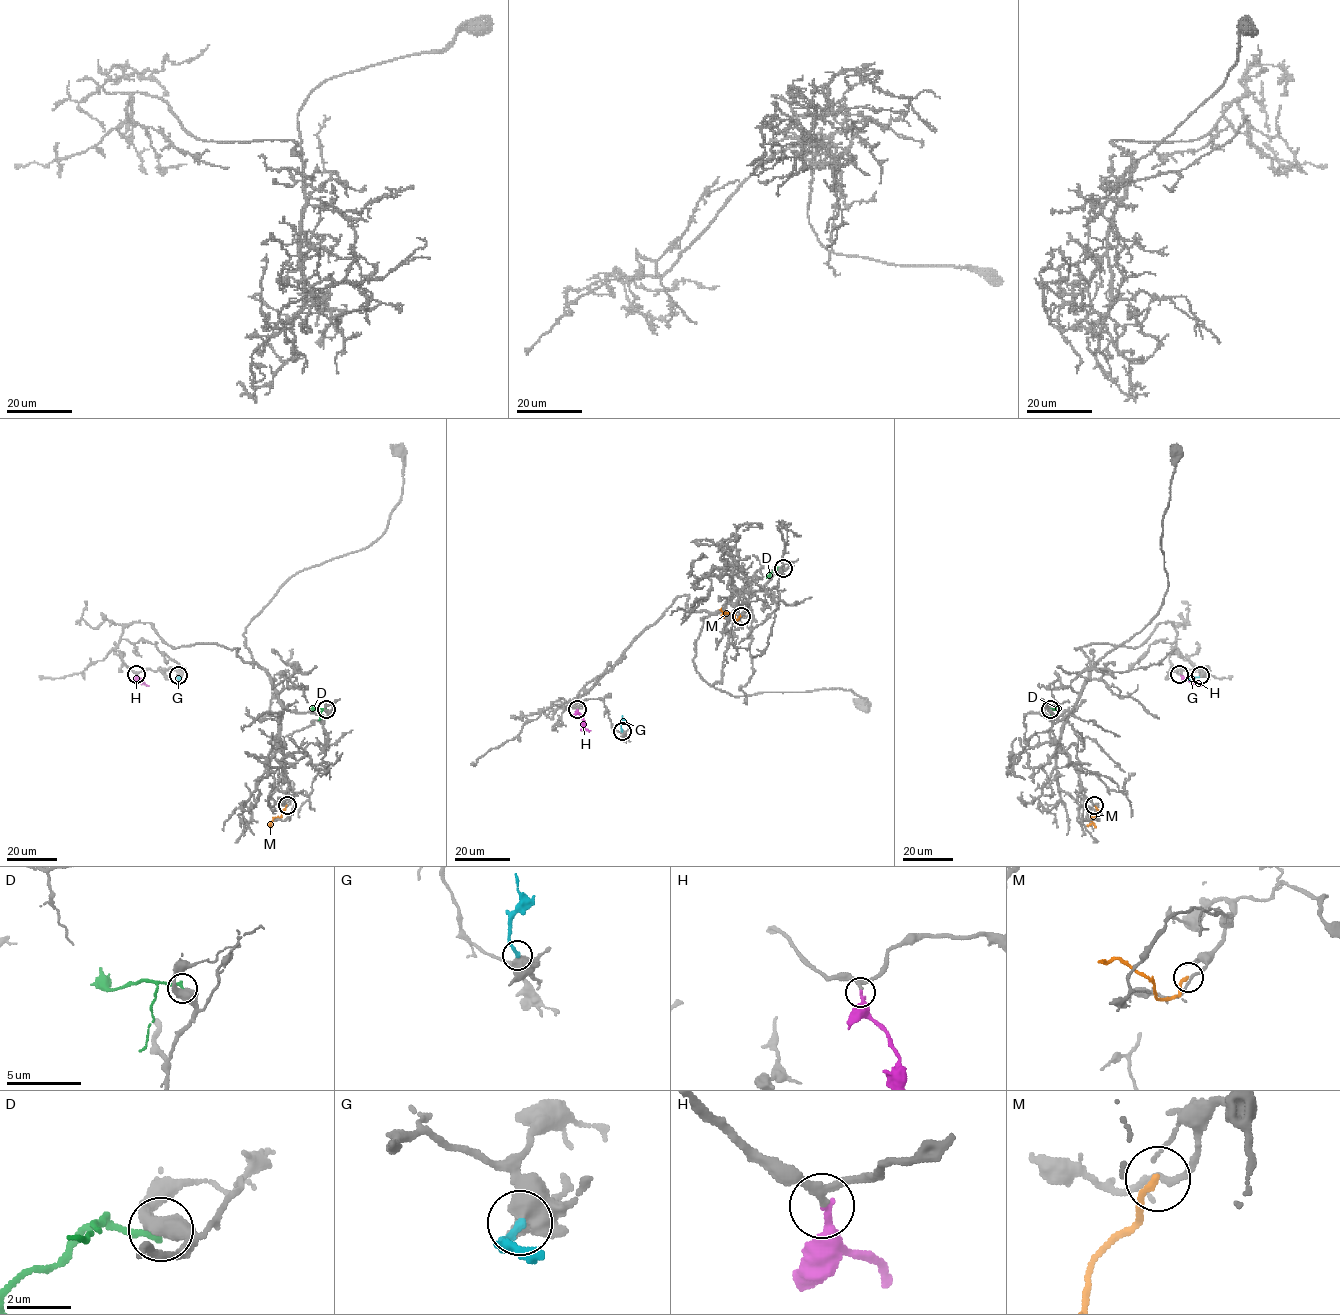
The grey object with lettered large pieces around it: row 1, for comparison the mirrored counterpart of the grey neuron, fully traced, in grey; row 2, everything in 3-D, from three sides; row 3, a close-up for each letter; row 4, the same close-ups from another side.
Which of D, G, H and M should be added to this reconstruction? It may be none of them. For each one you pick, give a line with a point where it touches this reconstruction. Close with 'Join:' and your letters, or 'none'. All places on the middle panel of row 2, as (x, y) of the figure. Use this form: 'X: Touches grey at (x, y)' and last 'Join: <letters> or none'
G: Touches grey at (622, 731)
H: Touches grey at (577, 709)
Join: G, H

